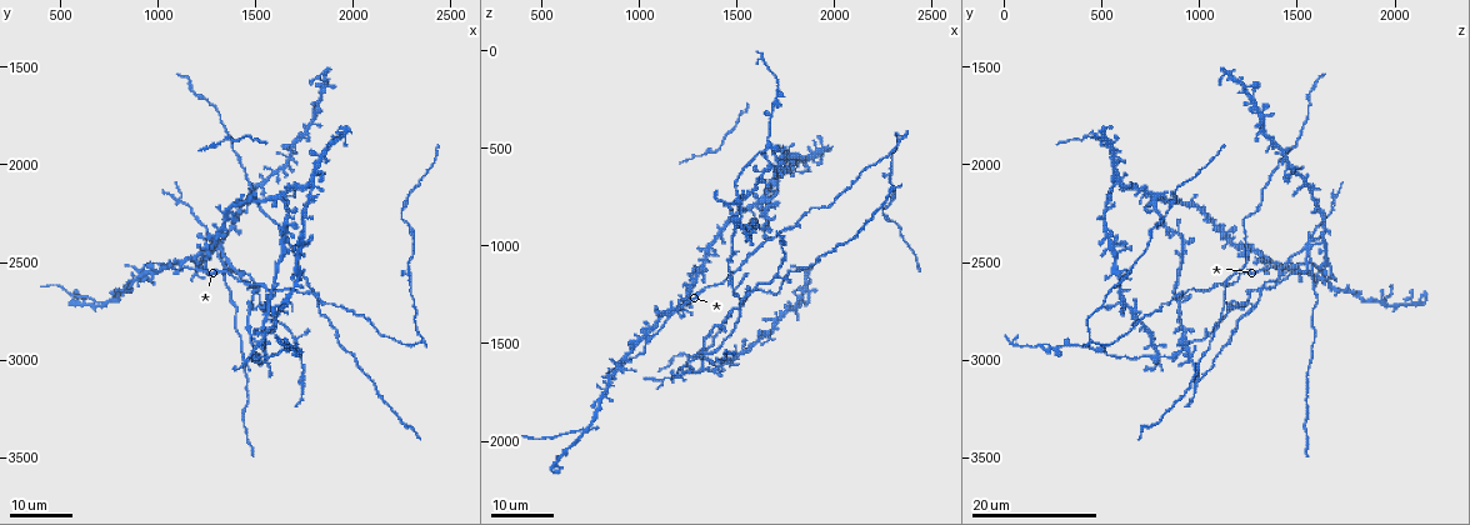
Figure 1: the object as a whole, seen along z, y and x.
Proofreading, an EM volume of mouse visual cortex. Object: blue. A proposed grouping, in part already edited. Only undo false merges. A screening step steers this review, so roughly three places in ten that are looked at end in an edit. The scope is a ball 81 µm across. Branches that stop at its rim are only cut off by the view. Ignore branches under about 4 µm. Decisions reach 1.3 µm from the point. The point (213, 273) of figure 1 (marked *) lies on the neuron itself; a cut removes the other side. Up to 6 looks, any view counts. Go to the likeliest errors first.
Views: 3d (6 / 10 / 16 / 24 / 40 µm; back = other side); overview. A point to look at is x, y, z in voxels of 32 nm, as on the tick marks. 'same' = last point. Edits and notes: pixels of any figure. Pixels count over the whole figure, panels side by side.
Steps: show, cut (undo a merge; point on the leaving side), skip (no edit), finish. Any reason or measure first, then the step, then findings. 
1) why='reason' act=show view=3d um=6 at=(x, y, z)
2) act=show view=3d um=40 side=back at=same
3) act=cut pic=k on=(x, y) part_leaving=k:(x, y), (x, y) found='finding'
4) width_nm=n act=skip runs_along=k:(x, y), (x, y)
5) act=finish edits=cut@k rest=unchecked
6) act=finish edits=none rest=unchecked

why='four or more arms meet' act=show view=3d um=24 at=(1820, 1950, 550)

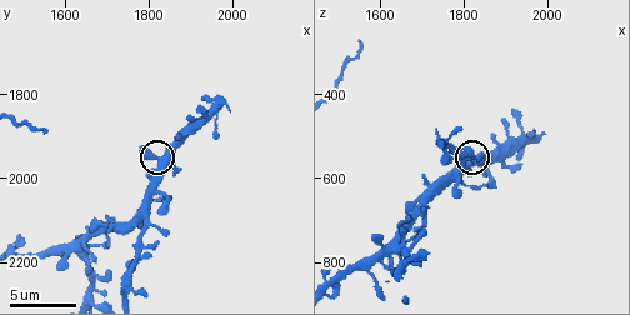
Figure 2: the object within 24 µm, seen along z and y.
why='zoom in' act=show view=3d um=6 at=same

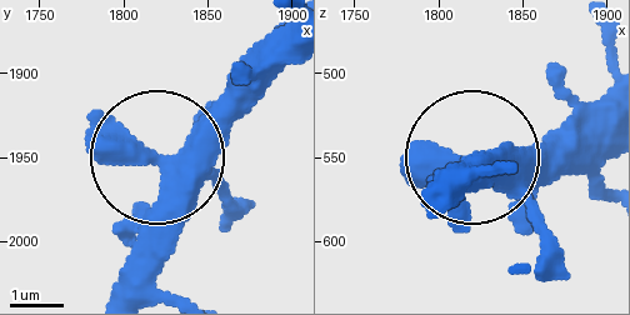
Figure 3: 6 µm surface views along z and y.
act=skip found='one neuron here'

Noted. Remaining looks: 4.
why='three arms meet' act=show view=3d um=16 at=(1200, 2540, 1680)

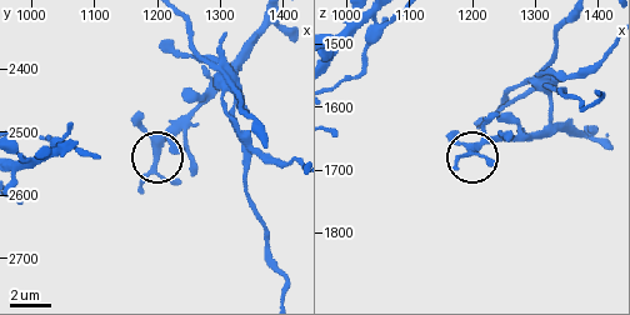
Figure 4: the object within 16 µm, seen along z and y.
act=show view=3d um=10 at=(1200, 2545, 1675)

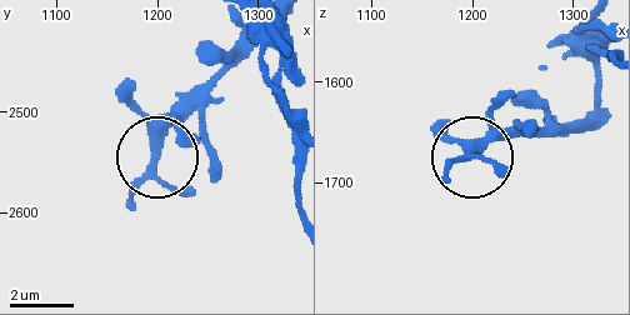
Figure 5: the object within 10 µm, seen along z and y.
why='other side' act=show view=3d um=10 side=back at=(1200, 2544, 1672)

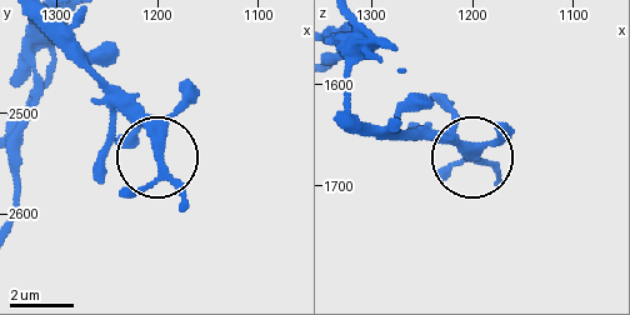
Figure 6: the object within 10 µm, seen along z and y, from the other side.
width_nm=230 act=skip runs_along=6:(349, 24), (356, 118), (384, 129), (440, 131), (469, 159) found='continuous, no second neuron'

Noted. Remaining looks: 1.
act=finish edits=none rest=unchecked

